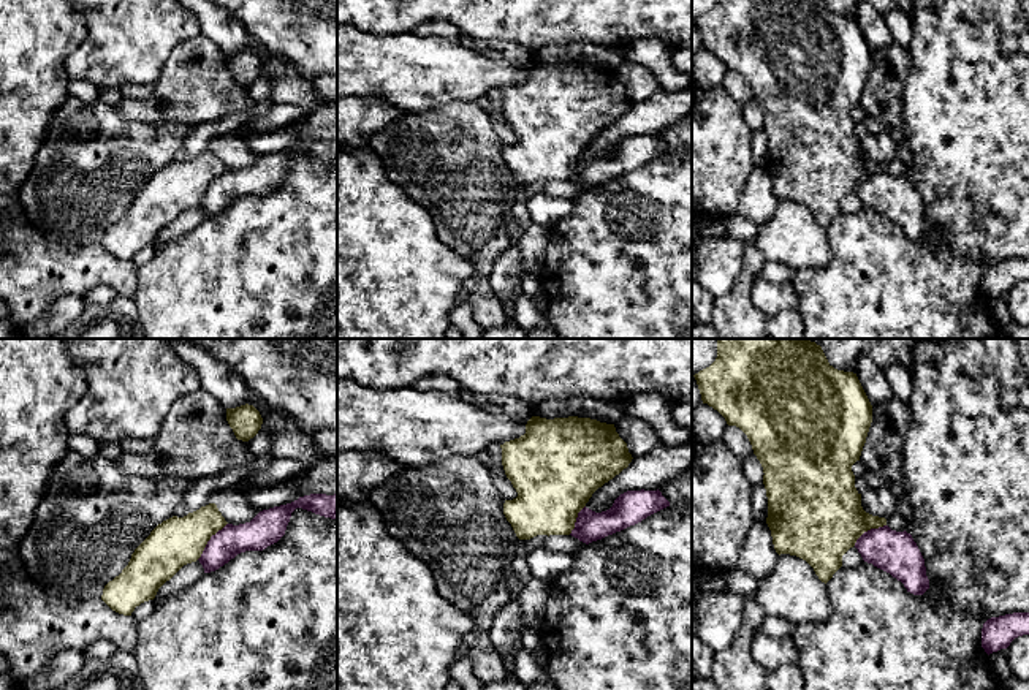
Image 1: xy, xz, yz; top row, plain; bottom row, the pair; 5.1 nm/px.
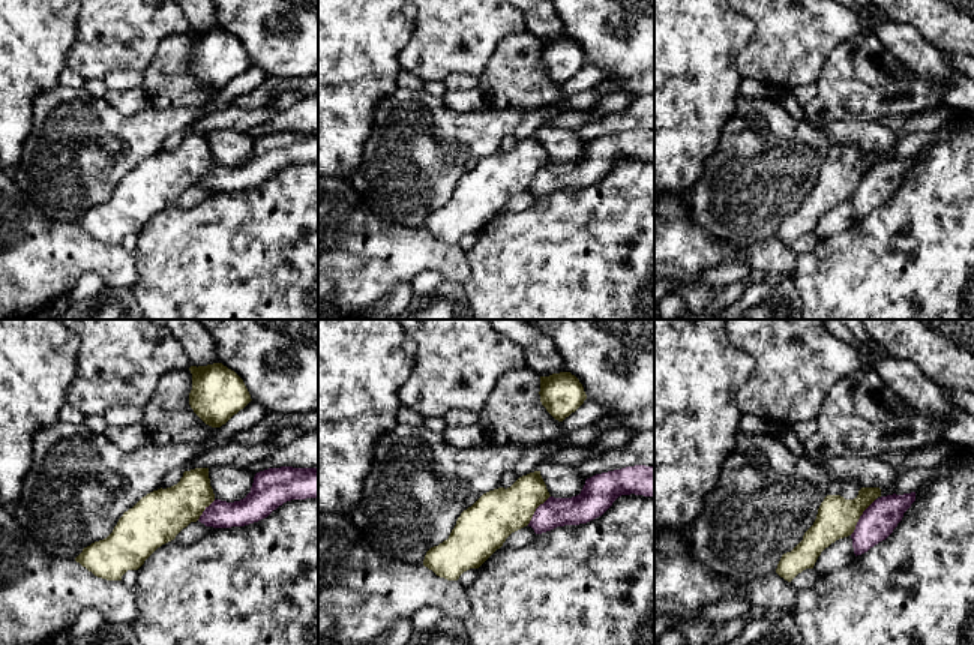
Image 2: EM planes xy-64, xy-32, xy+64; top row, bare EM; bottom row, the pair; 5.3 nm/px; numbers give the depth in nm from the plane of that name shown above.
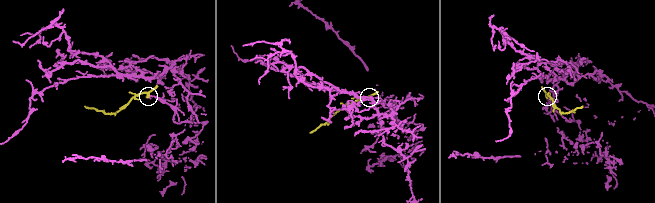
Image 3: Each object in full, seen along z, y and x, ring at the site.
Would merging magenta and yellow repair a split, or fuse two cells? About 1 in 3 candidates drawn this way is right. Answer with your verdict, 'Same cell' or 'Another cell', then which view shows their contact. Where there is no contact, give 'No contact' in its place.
Another cell. Touches magenta in xy

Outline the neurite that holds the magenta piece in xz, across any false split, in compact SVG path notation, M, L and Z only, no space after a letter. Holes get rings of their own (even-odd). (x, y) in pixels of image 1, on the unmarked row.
M659 135L627 136L621 139L606 157L595 158L584 152L578 158L575 174L570 180L589 190L635 171L666 152L670 152L670 147Z

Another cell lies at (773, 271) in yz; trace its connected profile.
M766 261L761 274L769 282L785 283L793 280L795 271L777 261Z

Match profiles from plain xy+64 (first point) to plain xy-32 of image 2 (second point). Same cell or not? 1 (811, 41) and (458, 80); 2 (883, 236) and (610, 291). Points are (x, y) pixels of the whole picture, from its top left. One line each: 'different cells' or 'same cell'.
1: different cells
2: same cell

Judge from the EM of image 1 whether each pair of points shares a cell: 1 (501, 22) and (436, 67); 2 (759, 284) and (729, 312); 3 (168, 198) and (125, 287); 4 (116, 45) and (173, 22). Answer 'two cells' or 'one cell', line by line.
1: two cells
2: two cells
3: one cell
4: one cell

